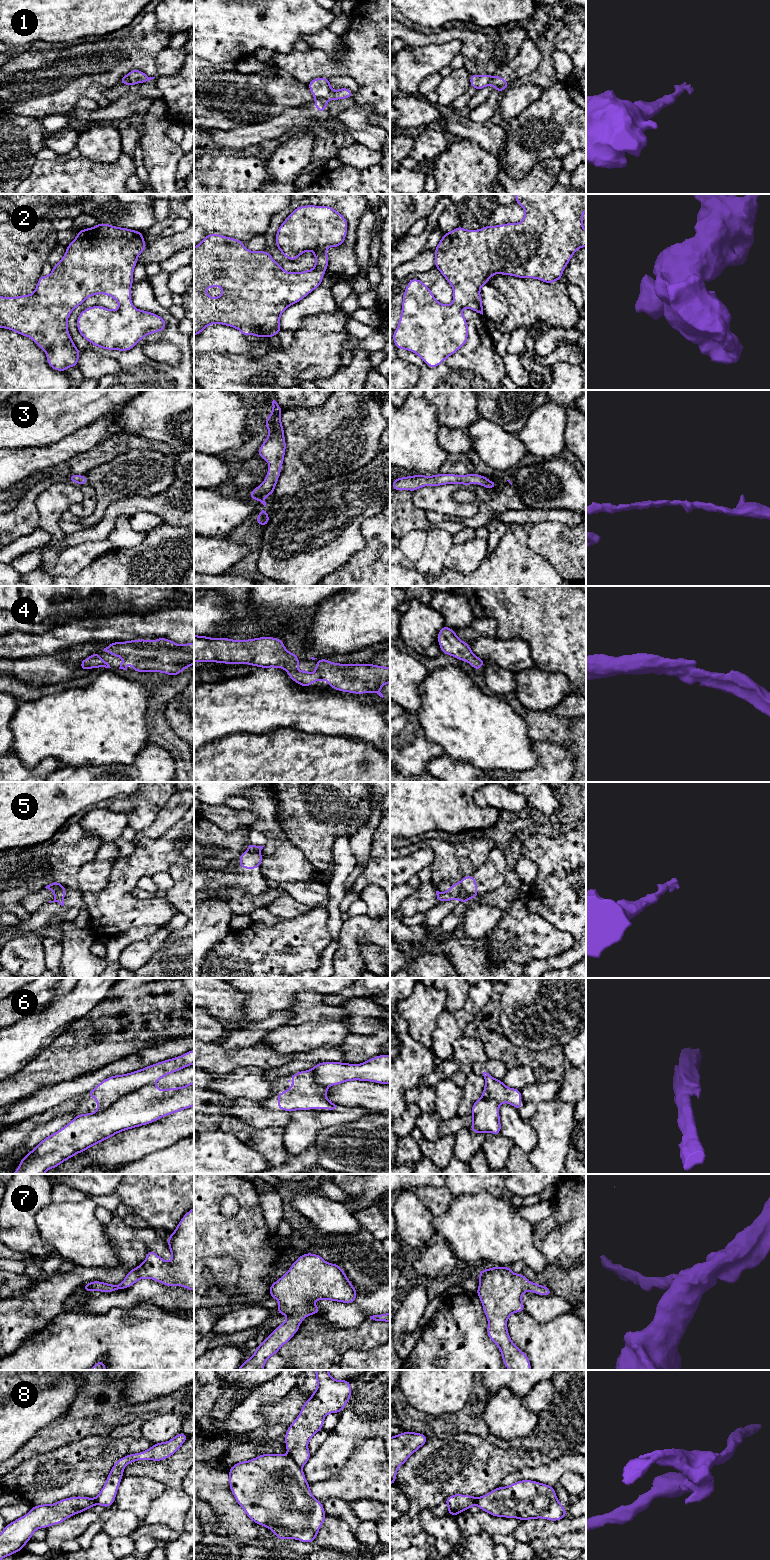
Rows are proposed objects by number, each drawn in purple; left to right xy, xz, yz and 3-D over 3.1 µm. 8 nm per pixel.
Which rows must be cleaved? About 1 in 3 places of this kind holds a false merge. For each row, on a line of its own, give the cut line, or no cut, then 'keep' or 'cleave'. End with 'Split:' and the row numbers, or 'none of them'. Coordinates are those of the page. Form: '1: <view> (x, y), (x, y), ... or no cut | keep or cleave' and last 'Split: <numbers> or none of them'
1: xz (315, 97), (323, 97), (327, 100) | cleave
2: no cut | keep
3: no cut | keep
4: no cut | keep
5: yz (459, 883), (459, 893), (456, 898) | cleave
6: xy (152, 1083), (145, 1084), (122, 1095), (107, 1107), (97, 1111) | cleave
7: no cut | keep
8: xz (289, 1454), (301, 1468) | cleave
Split: 1, 5, 6, 8

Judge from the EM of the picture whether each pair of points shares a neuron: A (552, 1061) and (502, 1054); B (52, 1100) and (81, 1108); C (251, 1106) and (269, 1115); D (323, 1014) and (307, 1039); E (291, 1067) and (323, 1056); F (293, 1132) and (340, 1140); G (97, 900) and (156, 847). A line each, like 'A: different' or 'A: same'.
A: same
B: different
C: same
D: different
E: same
F: different
G: same

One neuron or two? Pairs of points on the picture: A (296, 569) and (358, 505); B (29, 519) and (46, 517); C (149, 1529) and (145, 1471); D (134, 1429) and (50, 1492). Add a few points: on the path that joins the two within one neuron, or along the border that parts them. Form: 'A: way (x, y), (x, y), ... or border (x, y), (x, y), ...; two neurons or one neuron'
A: way (310, 551), (312, 544), (340, 516); one neuron
B: border (39, 494), (35, 501), (39, 517), (37, 526); two neurons
C: border (144, 1522), (161, 1523), (172, 1530); two neurons
D: border (109, 1435), (115, 1438), (142, 1437); two neurons

